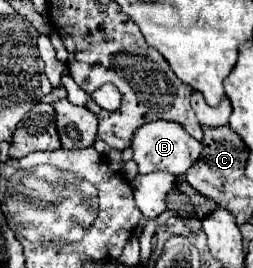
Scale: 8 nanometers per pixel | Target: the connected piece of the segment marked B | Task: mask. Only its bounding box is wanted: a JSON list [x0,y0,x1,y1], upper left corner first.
[133,122,201,174]

